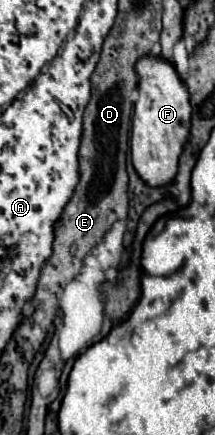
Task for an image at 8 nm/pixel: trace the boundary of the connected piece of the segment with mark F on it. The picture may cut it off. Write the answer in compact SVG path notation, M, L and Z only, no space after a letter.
M160 57L140 59L136 63L136 71L140 77L140 97L134 105L132 117L132 165L148 187L164 187L174 183L178 173L178 157L182 155L188 141L192 115L190 97L176 69L166 61L160 61Z

